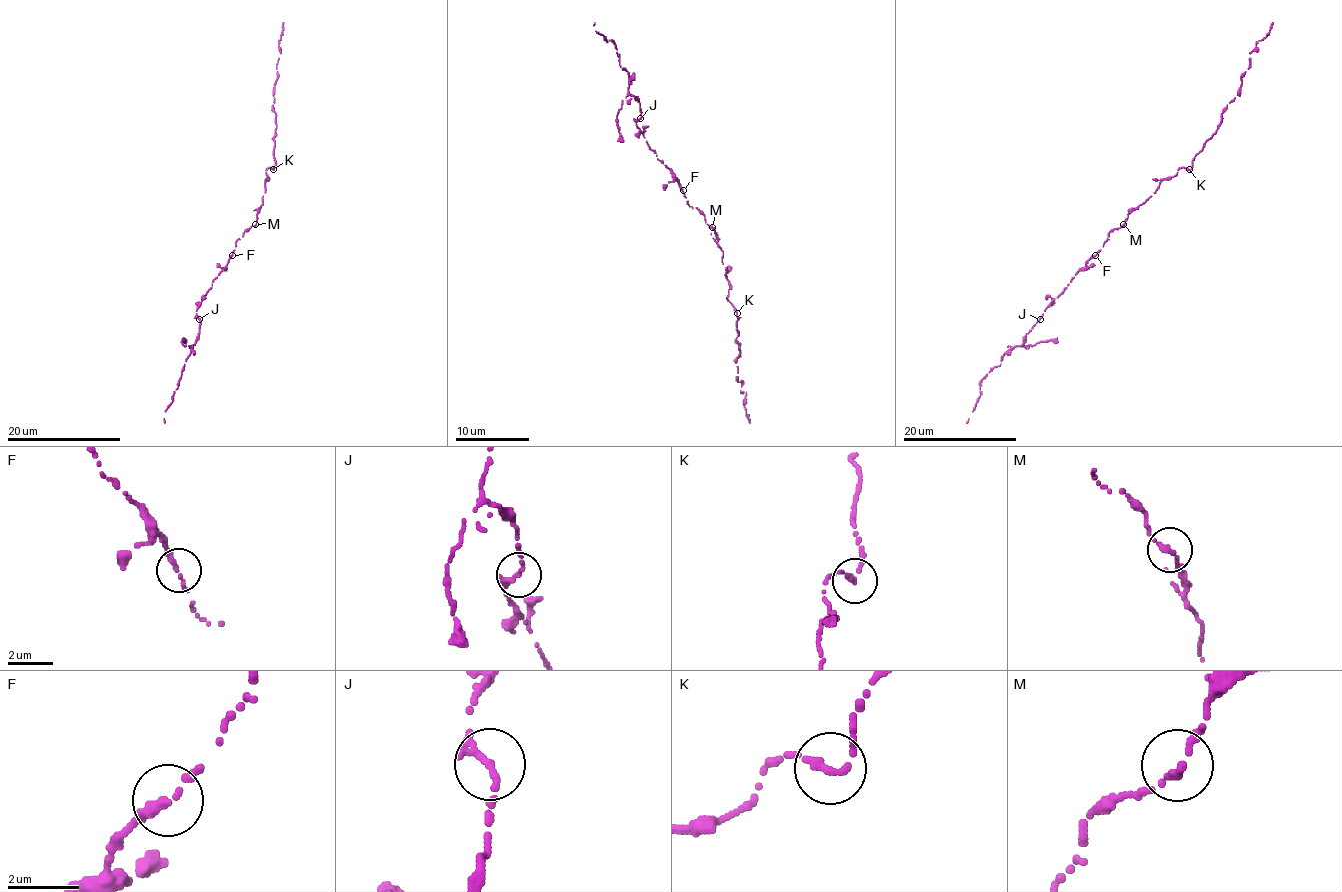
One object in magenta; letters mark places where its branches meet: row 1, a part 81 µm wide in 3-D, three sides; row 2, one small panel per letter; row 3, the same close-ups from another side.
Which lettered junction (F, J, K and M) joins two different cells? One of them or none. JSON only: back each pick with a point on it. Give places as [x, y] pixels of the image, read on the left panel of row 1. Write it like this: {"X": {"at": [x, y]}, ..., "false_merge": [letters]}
{"false_merge": []}

